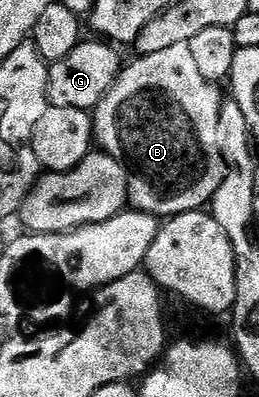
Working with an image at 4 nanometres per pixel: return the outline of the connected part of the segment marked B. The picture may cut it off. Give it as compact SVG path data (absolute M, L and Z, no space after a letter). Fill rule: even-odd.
M188 43L171 45L171 49L162 49L159 53L142 55L134 60L130 67L128 64L122 70L113 88L95 108L93 129L96 142L104 154L113 155L124 163L129 174L129 202L136 210L158 217L202 210L212 204L227 170L220 131L222 88L199 73L199 64Z

